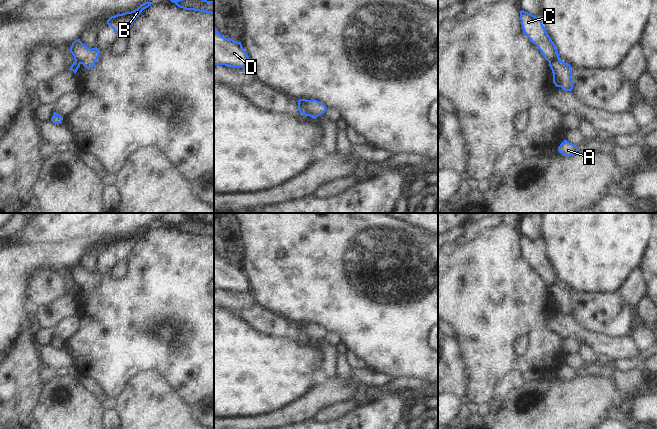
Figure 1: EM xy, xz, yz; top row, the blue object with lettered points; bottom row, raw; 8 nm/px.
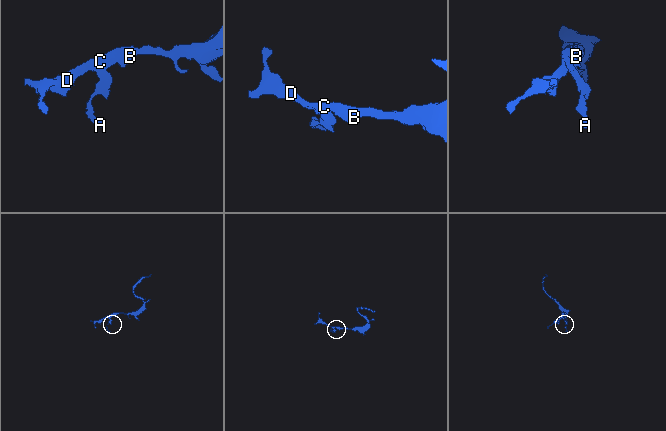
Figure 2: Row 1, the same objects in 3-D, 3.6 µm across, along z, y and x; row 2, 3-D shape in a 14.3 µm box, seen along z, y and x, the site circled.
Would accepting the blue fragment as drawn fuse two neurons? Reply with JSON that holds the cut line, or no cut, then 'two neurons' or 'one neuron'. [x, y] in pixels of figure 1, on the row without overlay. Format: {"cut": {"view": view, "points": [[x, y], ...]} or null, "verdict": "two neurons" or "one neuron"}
{"cut": {"view": "yz", "points": [[553, 298], [559, 304], [560, 310]]}, "verdict": "two neurons"}

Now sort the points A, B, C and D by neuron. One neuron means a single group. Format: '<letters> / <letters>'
A / B C D

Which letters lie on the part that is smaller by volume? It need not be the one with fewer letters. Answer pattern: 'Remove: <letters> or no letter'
Remove: A

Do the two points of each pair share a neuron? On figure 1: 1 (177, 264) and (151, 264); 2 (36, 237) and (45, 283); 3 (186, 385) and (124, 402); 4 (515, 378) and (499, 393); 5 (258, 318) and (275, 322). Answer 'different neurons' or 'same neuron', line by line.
1: same neuron
2: different neurons
3: different neurons
4: same neuron
5: same neuron

